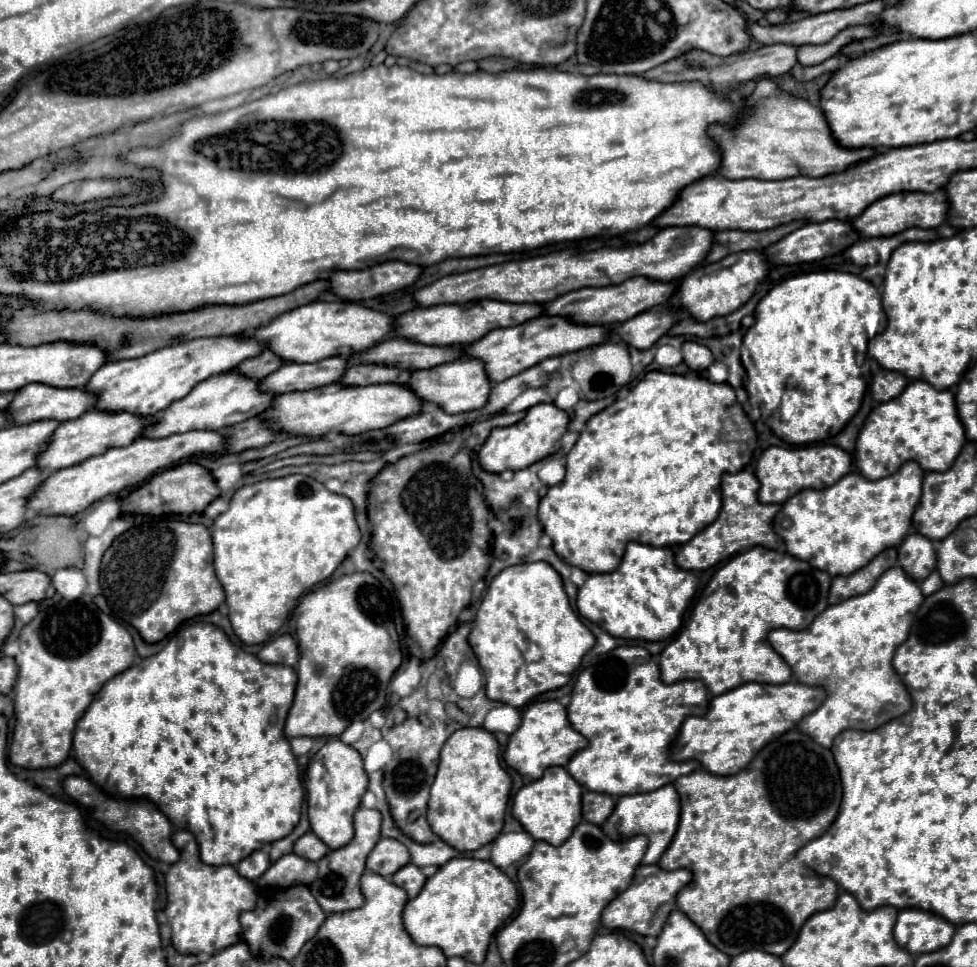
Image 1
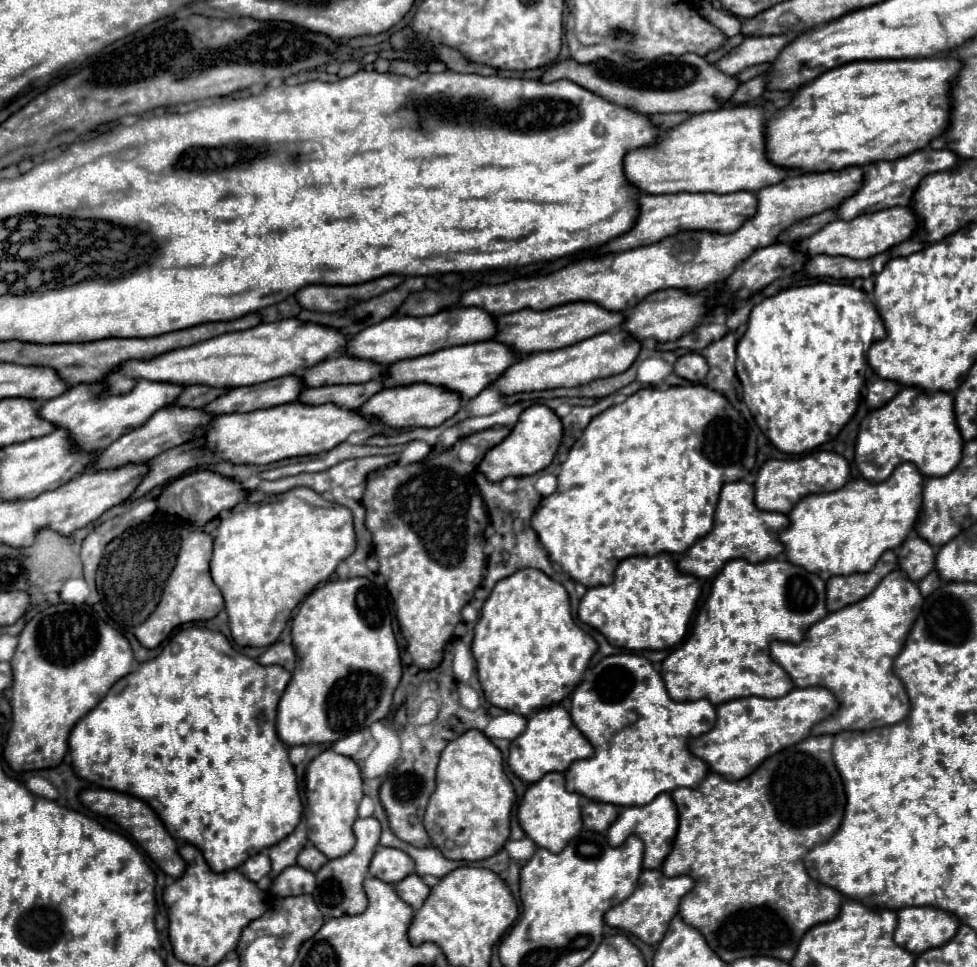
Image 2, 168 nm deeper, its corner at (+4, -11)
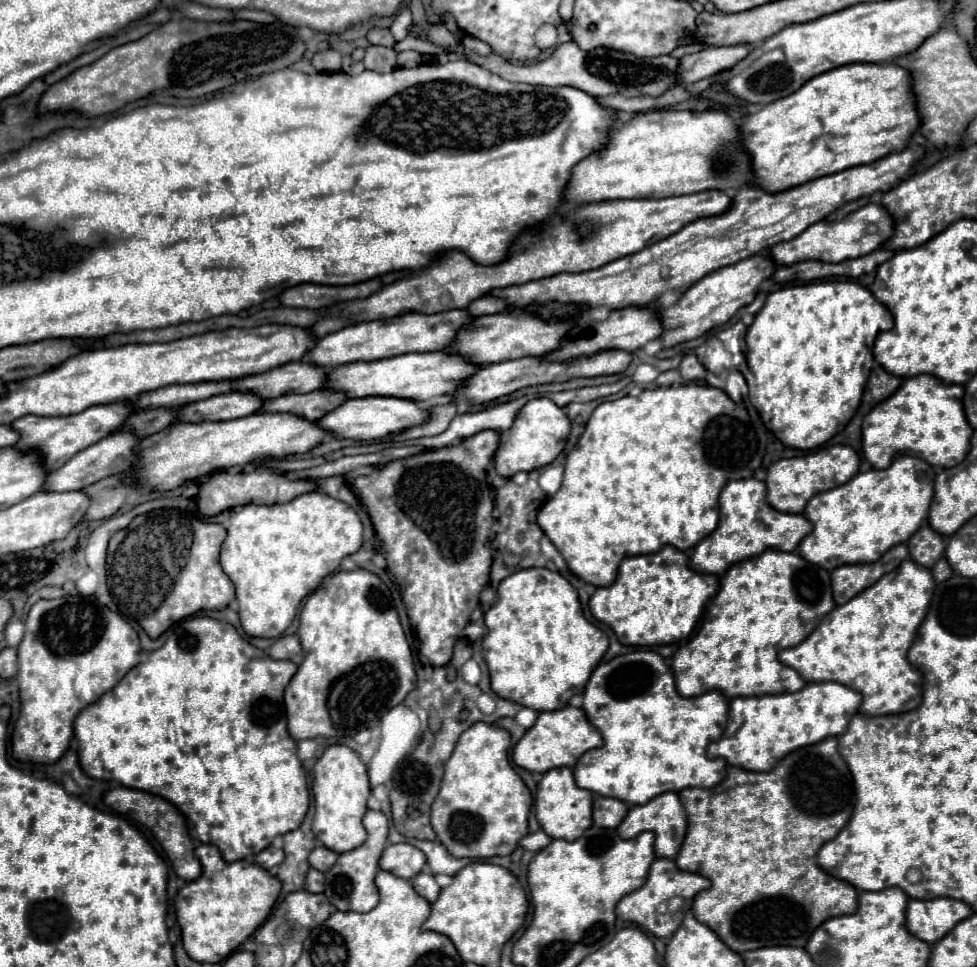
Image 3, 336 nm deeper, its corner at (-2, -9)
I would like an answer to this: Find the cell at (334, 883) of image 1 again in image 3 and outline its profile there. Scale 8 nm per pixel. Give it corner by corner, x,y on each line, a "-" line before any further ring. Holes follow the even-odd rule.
368,810
364,814
364,826
368,830
368,840
362,846
340,854
334,868
330,872
326,872
324,894
330,900
330,904
336,906
338,910
370,912
378,904
378,888
374,884
374,876
380,870
378,860
380,860
380,854
382,854
382,850
386,848
386,842
388,842
388,818
382,812

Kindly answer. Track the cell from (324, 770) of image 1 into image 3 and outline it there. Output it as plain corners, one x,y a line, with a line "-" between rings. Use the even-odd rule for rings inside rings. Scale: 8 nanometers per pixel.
334,744
324,750
324,754
314,764
314,778
312,778
312,792
314,792
314,822
312,830
314,836
330,850
342,854
352,848
358,848
366,840
366,828
362,826
362,818
366,814
366,800
370,796
368,772
362,764
360,756
344,746

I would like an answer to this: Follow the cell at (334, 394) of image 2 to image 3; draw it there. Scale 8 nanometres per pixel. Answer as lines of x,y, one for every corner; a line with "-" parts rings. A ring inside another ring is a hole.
314,390
310,394
286,394
280,398
266,400
266,406
262,406
262,410
270,412
270,414
278,414
278,412
302,414
302,418
310,418
314,422
320,416
324,416
326,412
340,406
344,400
348,400
348,398
340,392

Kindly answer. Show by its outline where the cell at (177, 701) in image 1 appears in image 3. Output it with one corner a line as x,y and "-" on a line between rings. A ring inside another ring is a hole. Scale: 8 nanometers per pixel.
192,616
186,618
182,622
178,622
166,644
154,652
148,654
148,658
144,662
140,662
138,666
134,666
110,692
102,694
96,702
92,702
90,706
86,706
78,718
74,720
74,734
78,740
78,758
80,758
80,766
82,770
96,780
116,780
122,786
128,788
136,788
136,790
146,790
152,794
158,794
162,798
166,798
168,802
172,802
186,818
188,822
188,832
194,840
202,842
202,844
214,844
218,846
218,850
222,852
226,862
234,862
234,860
242,860
250,854
258,854
262,852
272,838
276,838
278,834
286,834
290,830
296,830
308,810
310,804
310,794
308,794
308,786
304,790
306,784
306,776
302,770
302,764
296,756
296,742
290,738
288,728
286,728
286,710
284,710
284,688
288,686
290,678
296,674
298,666
290,660
272,660
266,656
264,650
252,646
250,642
246,642
232,624
222,622
222,620
214,620
210,616

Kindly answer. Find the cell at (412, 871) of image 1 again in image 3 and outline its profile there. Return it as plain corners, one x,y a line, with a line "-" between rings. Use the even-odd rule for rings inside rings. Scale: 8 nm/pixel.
420,872
420,874
414,876
410,882
412,882
414,890
416,890
420,896
424,896
428,902
434,902
434,900
438,898
438,894
440,894
440,886
436,884
436,880
434,880
434,876
432,876
430,872

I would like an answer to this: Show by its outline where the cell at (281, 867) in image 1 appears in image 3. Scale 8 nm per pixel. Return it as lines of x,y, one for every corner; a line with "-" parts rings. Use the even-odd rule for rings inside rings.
310,868
308,876
306,876
306,890
314,892
314,894
324,892
324,874
314,870
314,868

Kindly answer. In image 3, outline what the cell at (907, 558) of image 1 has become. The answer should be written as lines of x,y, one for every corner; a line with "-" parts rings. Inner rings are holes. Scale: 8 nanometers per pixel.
922,526
908,542
908,550
914,562
932,568
944,554
944,538
930,526

